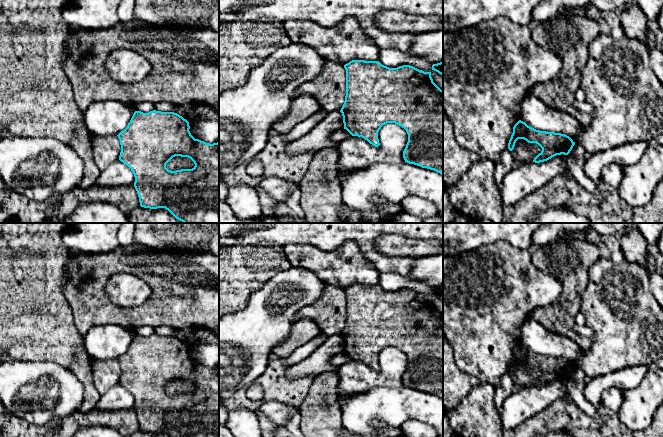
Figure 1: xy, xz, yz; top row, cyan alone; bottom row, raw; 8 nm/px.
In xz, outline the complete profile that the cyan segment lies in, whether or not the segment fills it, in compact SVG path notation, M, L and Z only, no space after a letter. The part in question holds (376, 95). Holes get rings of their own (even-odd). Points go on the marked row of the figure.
M352 60L344 68L346 96L340 110L344 129L378 147L381 127L395 123L408 134L403 151L405 162L434 170L443 176L443 90L433 82L431 72L410 65L389 68L379 61L365 60Z

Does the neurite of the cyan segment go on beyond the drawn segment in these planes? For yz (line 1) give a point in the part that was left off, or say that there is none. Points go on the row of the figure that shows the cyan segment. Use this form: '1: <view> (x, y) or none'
1: none

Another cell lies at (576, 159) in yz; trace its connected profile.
M579 142L575 143L570 153L567 155L567 169L581 188L593 194L596 191L597 184L584 173L585 154L586 152L583 145Z

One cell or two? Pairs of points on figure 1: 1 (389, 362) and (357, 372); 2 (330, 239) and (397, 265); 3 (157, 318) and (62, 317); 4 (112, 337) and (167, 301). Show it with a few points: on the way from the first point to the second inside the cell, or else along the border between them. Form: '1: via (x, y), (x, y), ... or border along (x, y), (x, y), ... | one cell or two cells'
1: via (384, 371), (380, 375), (366, 375) | one cell
2: via (347, 236), (355, 236), (380, 261) | one cell
3: border along (65, 295), (71, 309), (73, 324), (83, 337) | two cells
4: border along (103, 324), (118, 324), (133, 331) | two cells

